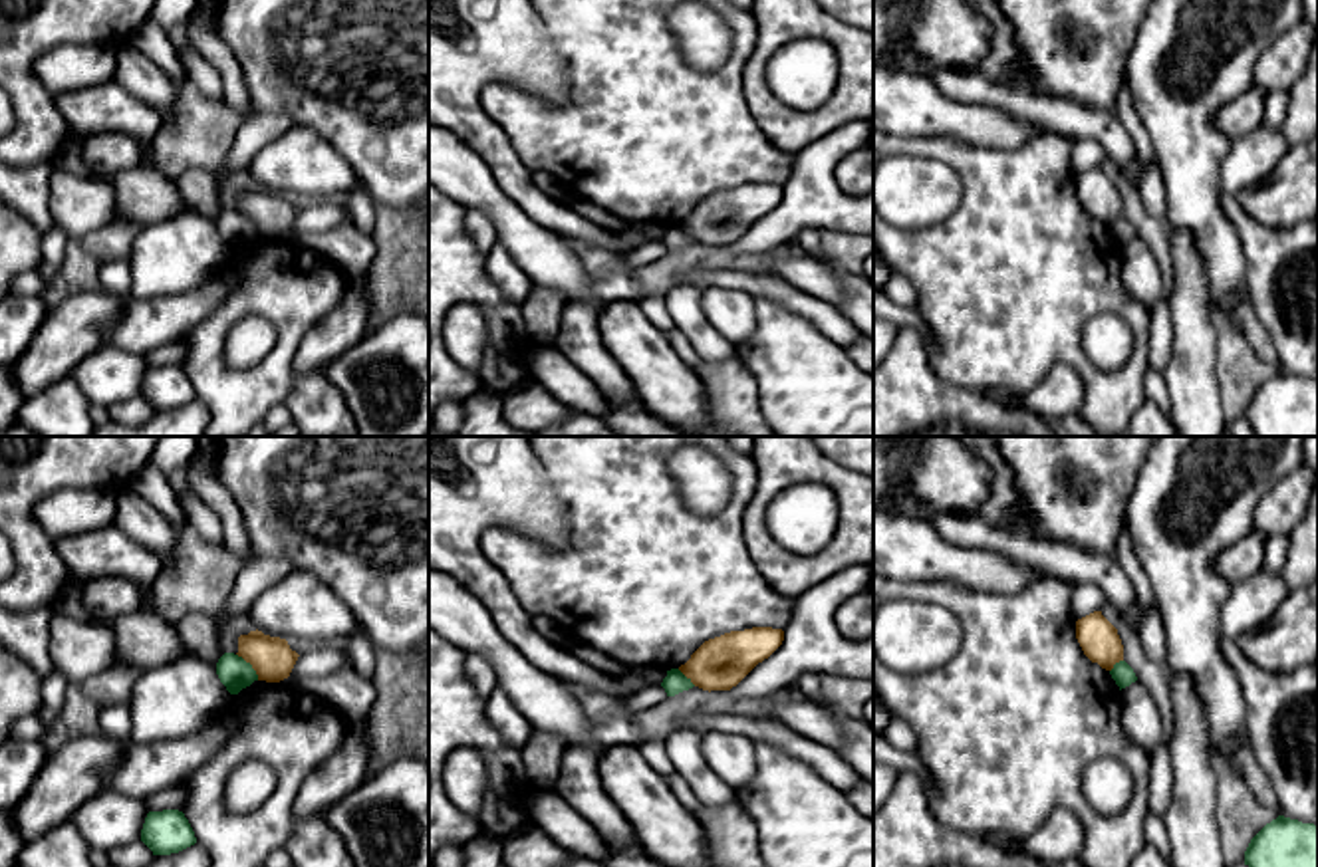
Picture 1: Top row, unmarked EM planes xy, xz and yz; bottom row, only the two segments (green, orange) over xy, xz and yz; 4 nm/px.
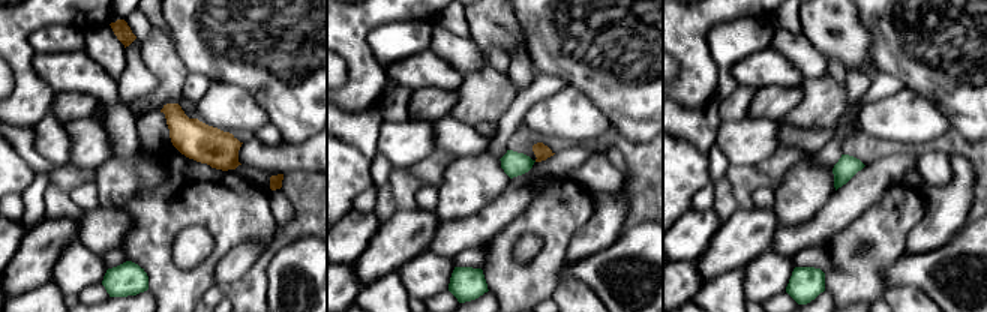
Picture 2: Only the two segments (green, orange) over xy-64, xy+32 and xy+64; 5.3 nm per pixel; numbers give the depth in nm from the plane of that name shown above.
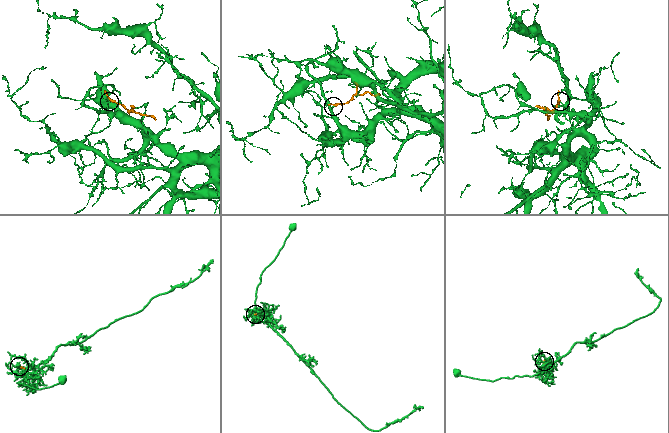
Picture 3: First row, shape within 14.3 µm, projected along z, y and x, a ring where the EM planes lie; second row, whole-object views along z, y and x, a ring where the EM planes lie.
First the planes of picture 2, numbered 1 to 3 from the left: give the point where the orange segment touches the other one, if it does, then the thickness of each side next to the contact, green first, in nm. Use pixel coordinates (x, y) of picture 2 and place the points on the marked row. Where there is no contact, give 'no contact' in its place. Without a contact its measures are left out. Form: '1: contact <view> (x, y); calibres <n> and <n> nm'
1: no contact
2: no contact
3: no contact

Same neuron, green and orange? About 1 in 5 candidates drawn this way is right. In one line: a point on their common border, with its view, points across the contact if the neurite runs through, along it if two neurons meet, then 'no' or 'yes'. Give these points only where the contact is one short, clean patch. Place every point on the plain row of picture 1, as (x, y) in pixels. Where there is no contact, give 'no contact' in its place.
xy (251, 221) | along xy (237, 209), (259, 235) | no

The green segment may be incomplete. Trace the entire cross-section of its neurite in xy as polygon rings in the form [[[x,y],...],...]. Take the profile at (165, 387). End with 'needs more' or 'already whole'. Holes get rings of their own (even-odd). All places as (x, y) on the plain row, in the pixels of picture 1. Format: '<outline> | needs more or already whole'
[[[163,365],[147,369],[141,397],[153,411],[171,411],[195,401],[197,393],[183,367]]] | already whole

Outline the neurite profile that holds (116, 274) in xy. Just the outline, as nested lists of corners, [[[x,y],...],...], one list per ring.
[[[109,260],[99,268],[101,292],[127,298],[131,292],[131,268],[127,260]]]

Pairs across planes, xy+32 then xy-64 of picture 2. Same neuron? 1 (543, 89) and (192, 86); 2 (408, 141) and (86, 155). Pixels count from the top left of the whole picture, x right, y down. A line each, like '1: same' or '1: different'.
1: same
2: different

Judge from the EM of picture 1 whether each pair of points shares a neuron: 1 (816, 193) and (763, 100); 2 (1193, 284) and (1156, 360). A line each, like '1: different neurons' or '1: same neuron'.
1: different neurons
2: different neurons

